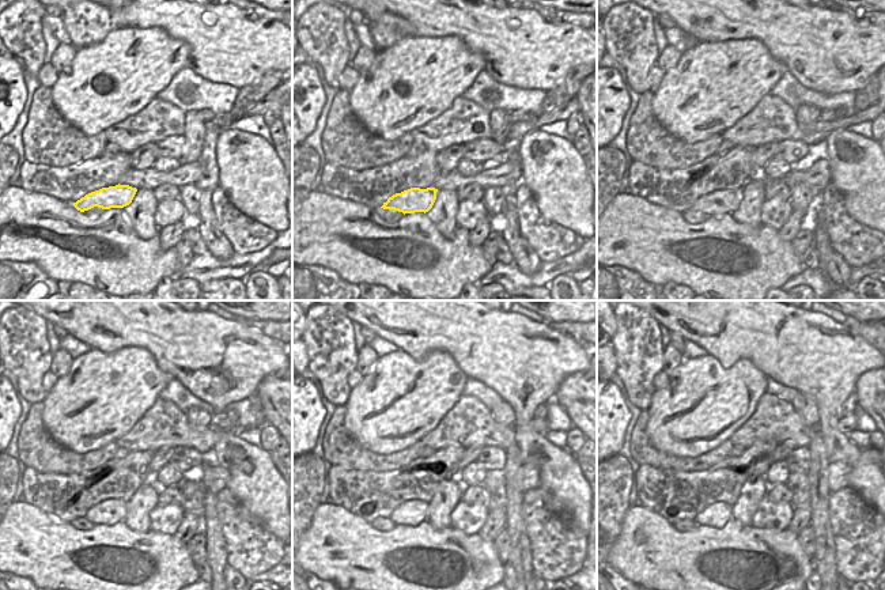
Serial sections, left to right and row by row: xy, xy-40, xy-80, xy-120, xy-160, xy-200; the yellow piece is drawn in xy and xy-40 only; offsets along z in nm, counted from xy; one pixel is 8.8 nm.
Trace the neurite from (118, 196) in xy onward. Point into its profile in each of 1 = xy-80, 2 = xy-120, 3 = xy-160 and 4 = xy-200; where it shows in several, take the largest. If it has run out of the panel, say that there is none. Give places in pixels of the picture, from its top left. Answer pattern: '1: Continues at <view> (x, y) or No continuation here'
1: Continues at xy-80 (721, 201)
2: Continues at xy-120 (110, 511)
3: Continues at xy-160 (412, 513)
4: Continues at xy-200 (715, 515).

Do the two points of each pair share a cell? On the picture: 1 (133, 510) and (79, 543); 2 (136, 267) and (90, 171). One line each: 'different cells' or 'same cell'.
1: different cells
2: different cells

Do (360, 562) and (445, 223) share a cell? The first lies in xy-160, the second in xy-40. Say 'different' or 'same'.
different

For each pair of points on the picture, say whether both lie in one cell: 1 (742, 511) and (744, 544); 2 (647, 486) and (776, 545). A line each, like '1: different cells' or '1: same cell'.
1: different cells
2: different cells

